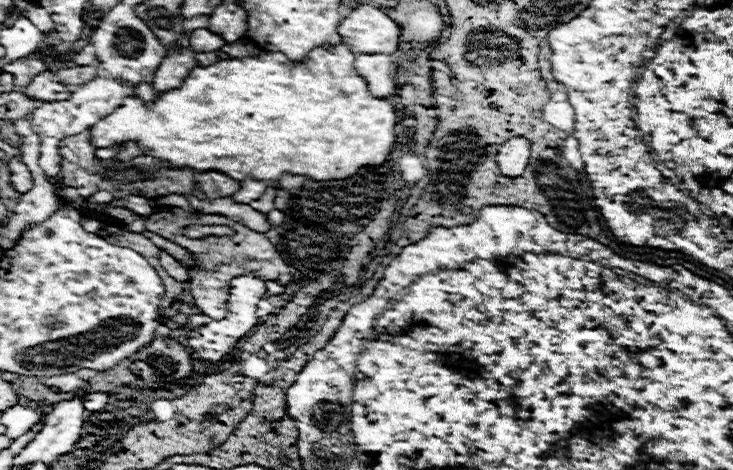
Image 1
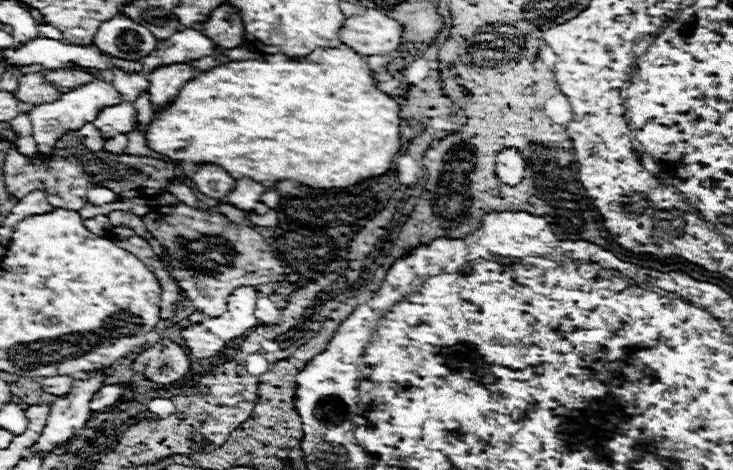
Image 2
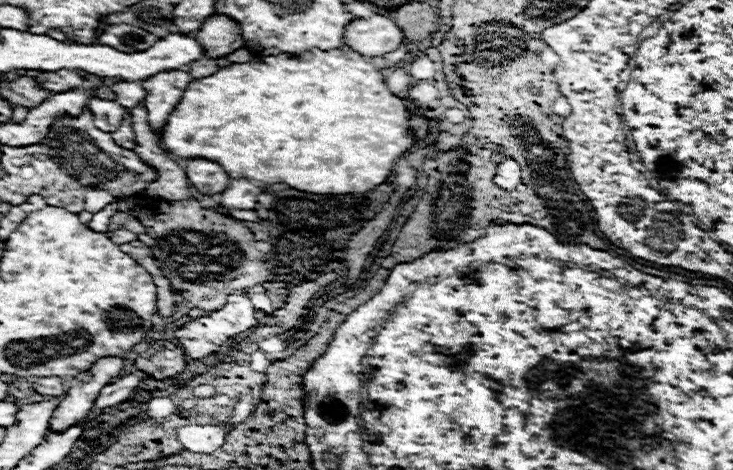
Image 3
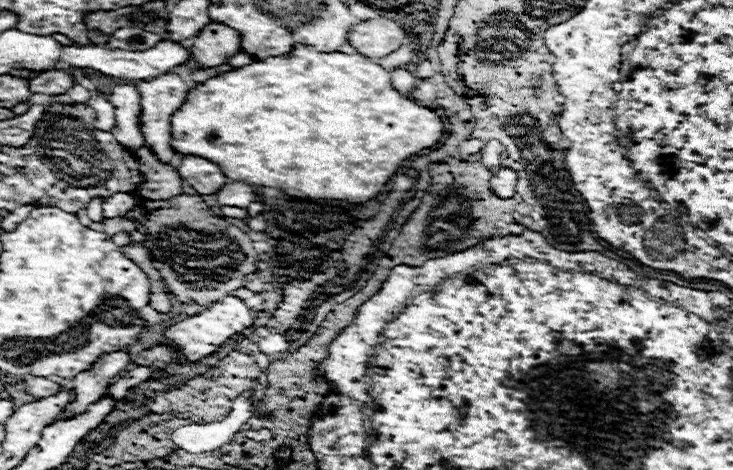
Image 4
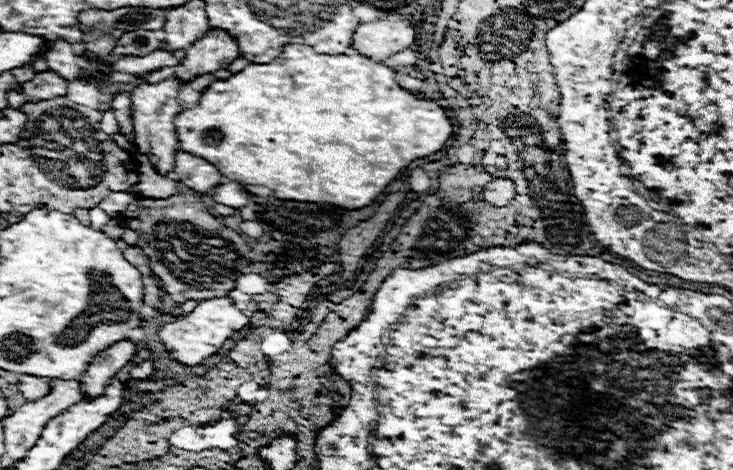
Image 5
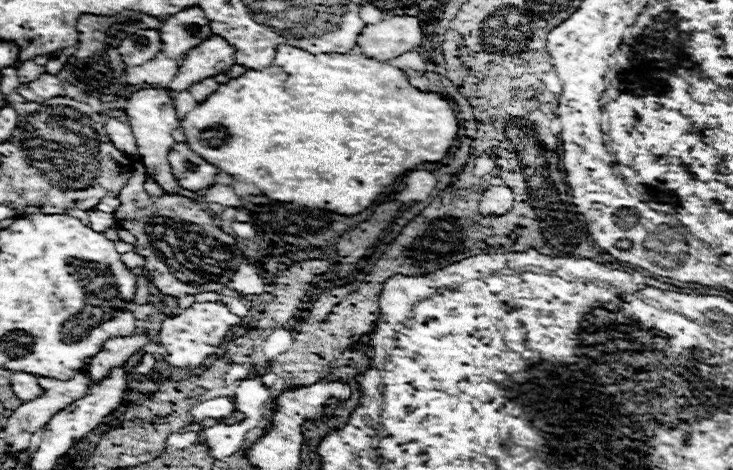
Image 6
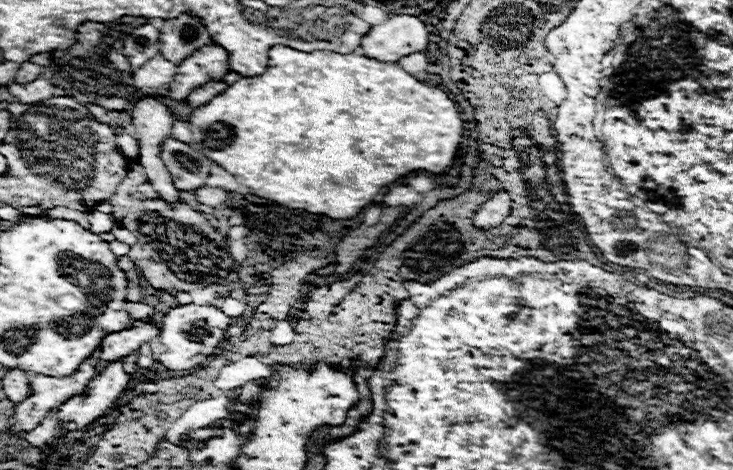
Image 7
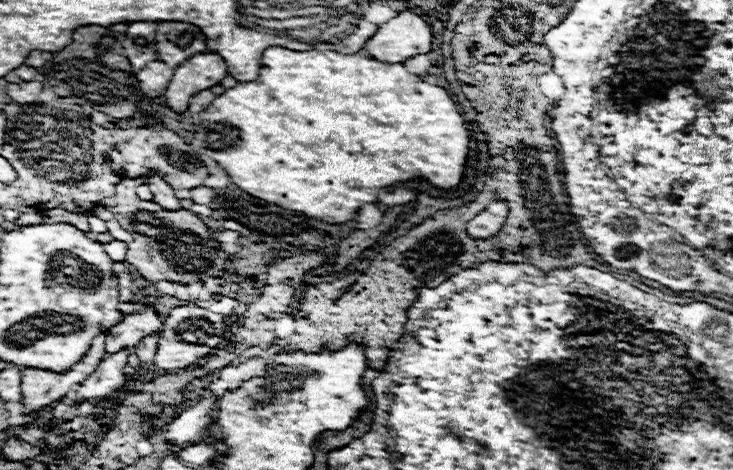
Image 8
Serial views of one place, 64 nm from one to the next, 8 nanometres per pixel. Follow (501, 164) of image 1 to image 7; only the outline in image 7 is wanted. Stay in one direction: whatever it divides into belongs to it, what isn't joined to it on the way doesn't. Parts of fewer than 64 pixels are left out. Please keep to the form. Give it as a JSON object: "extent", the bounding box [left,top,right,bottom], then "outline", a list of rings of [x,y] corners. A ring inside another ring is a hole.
{"extent":[474,192,512,230],"outline":[[[496,192],[474,216],[474,228],[480,230],[490,230],[496,228],[504,222],[504,218],[510,214],[512,210],[512,200],[508,196],[508,192]]]}

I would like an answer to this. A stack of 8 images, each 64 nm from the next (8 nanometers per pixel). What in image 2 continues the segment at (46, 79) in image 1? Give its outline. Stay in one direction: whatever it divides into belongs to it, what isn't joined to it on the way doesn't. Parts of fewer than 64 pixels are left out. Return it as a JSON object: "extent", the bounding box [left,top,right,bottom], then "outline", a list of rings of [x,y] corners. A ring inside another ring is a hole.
{"extent":[12,72,62,106],"outline":[[[42,72],[40,74],[28,74],[28,76],[20,76],[18,88],[12,92],[18,100],[22,100],[22,104],[28,106],[36,106],[36,104],[44,104],[44,102],[52,102],[58,96],[62,96],[62,92],[50,84],[44,82]]]}

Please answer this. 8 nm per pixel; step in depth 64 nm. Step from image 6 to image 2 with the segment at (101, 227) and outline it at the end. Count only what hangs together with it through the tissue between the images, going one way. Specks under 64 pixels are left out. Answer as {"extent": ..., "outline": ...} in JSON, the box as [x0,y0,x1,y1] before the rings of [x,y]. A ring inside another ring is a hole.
{"extent":[86,188,118,206],"outline":[[[92,188],[92,190],[86,192],[86,200],[94,206],[102,206],[102,204],[118,200],[118,196],[114,192],[110,192],[108,188]]]}

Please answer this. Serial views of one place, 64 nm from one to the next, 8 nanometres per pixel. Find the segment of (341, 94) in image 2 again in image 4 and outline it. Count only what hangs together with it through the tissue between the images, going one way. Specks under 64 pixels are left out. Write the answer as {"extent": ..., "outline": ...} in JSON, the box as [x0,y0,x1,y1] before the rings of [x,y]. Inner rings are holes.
{"extent":[172,46,444,204],"outline":[[[296,46],[292,52],[267,58],[266,60],[254,60],[252,64],[244,68],[230,70],[226,74],[220,74],[216,78],[210,78],[208,82],[196,86],[180,112],[172,116],[172,146],[180,154],[188,156],[204,156],[206,160],[212,160],[214,164],[220,166],[224,176],[230,180],[240,180],[246,184],[256,184],[256,186],[268,186],[268,188],[280,188],[284,194],[292,198],[302,198],[302,200],[342,200],[342,202],[352,202],[352,204],[362,204],[376,194],[382,192],[384,184],[396,174],[396,170],[412,156],[420,154],[422,150],[432,150],[440,142],[444,134],[444,122],[442,118],[428,106],[420,106],[414,100],[402,96],[398,90],[392,88],[392,74],[384,70],[382,66],[370,62],[370,58],[362,54],[342,54],[342,52],[330,52],[322,54],[316,52],[310,46]]]}

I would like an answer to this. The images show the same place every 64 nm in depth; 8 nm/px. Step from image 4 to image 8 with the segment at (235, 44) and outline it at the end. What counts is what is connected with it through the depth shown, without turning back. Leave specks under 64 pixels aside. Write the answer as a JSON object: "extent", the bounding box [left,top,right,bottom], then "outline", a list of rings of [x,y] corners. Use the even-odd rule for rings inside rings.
{"extent":[164,52,226,112],"outline":[[[204,52],[188,58],[176,68],[168,88],[164,92],[166,104],[172,112],[186,112],[190,98],[202,90],[208,90],[222,82],[226,76],[226,64],[218,54]]]}

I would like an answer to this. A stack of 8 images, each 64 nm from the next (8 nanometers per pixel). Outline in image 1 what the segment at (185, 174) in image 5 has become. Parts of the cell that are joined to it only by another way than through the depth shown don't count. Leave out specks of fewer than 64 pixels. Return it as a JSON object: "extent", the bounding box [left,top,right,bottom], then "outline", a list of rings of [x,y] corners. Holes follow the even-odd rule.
{"extent":[196,170,238,198],"outline":[[[206,170],[206,172],[196,172],[196,184],[200,190],[210,198],[226,198],[232,196],[238,190],[238,182],[232,180],[230,176],[224,176],[216,170]]]}

